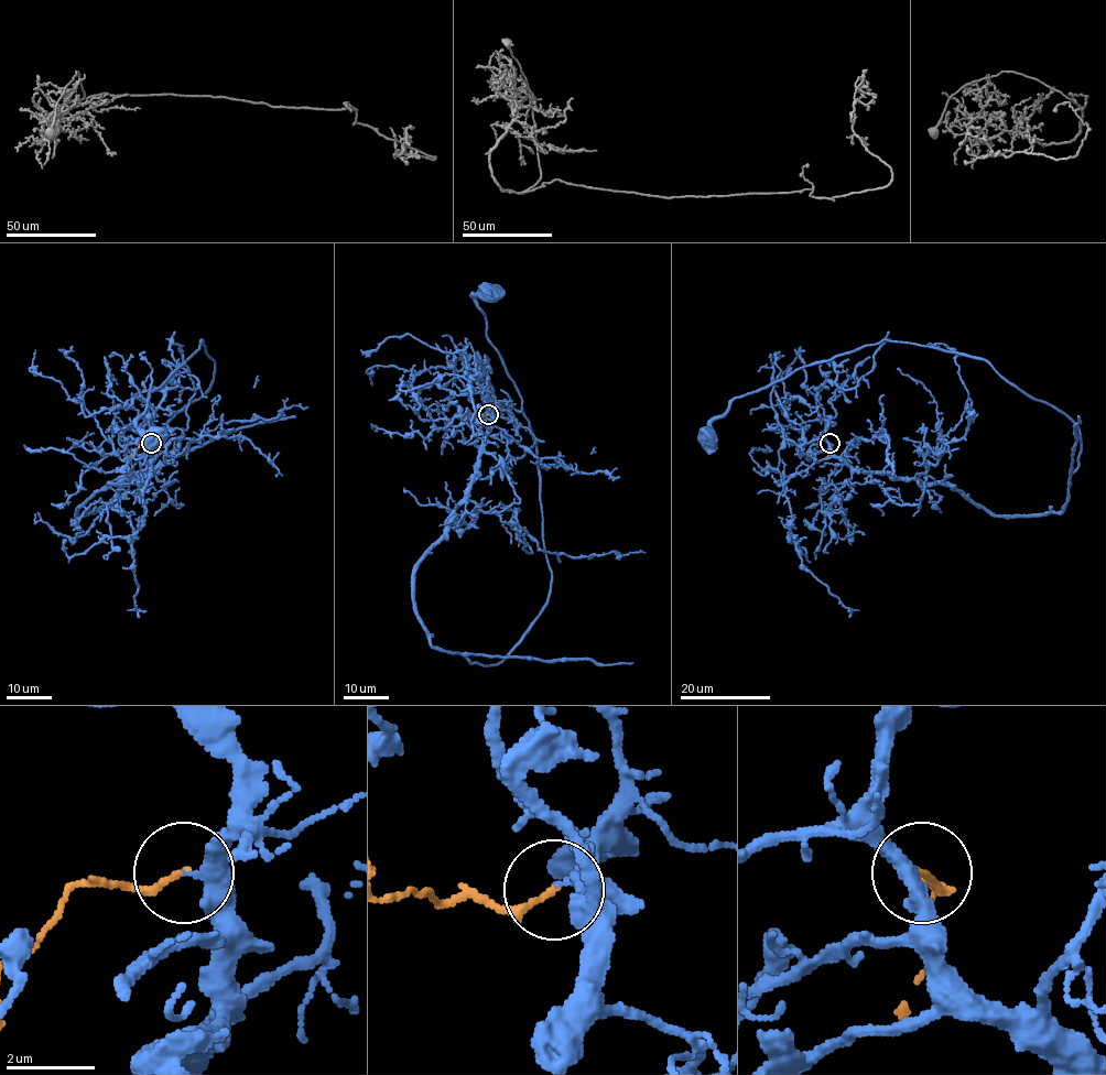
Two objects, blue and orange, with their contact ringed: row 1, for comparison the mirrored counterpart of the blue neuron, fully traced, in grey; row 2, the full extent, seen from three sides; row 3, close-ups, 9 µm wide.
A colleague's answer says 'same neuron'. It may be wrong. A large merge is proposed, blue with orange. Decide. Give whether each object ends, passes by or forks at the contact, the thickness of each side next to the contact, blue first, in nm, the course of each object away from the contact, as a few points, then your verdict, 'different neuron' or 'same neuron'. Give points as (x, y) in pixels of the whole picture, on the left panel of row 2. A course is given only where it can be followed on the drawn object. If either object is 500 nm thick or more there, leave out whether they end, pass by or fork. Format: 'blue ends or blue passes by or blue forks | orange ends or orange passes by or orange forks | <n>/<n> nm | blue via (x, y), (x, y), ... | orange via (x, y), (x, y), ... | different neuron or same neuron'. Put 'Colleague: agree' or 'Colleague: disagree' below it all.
blue passes by | orange ends | 280/140 nm | blue via (151, 443), (142, 473), (77, 514), (114, 496), (209, 388), (202, 339), (150, 392), (137, 423), (151, 438) | orange via (151, 443), (141, 444), (130, 455), (127, 454) | same neuron
Colleague: agree

